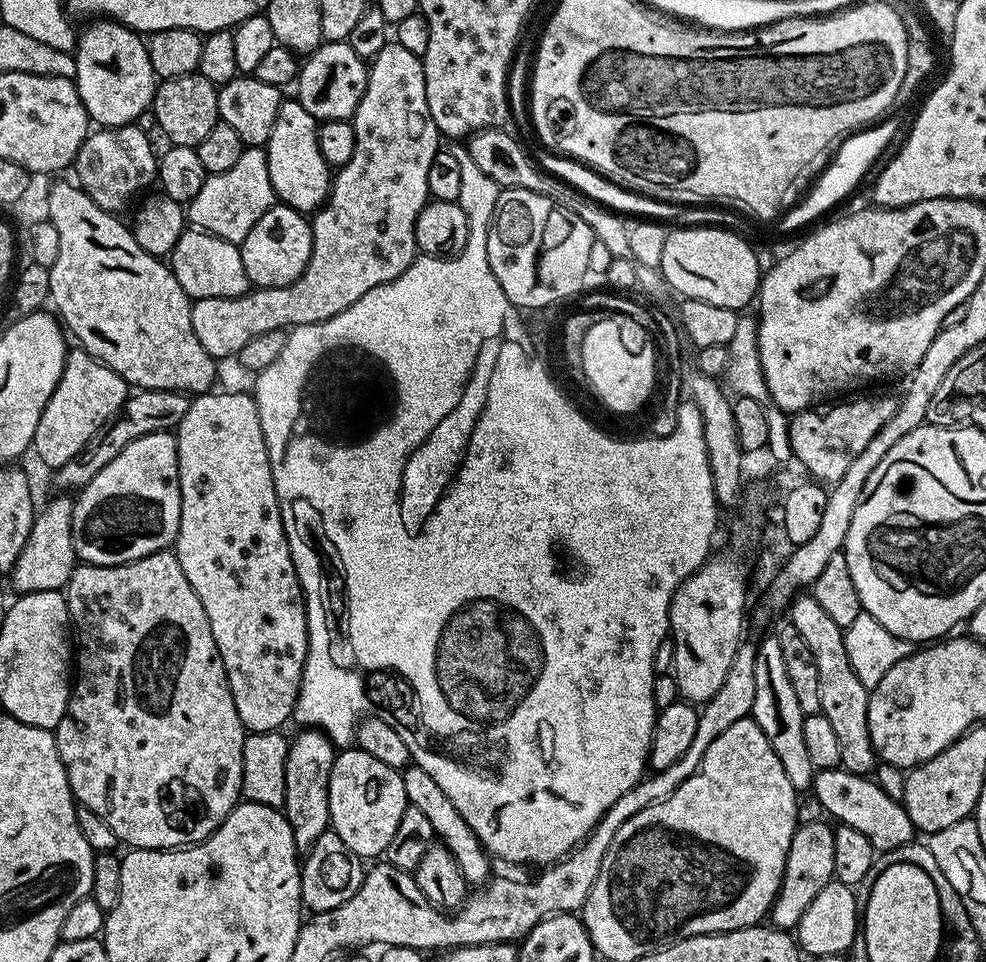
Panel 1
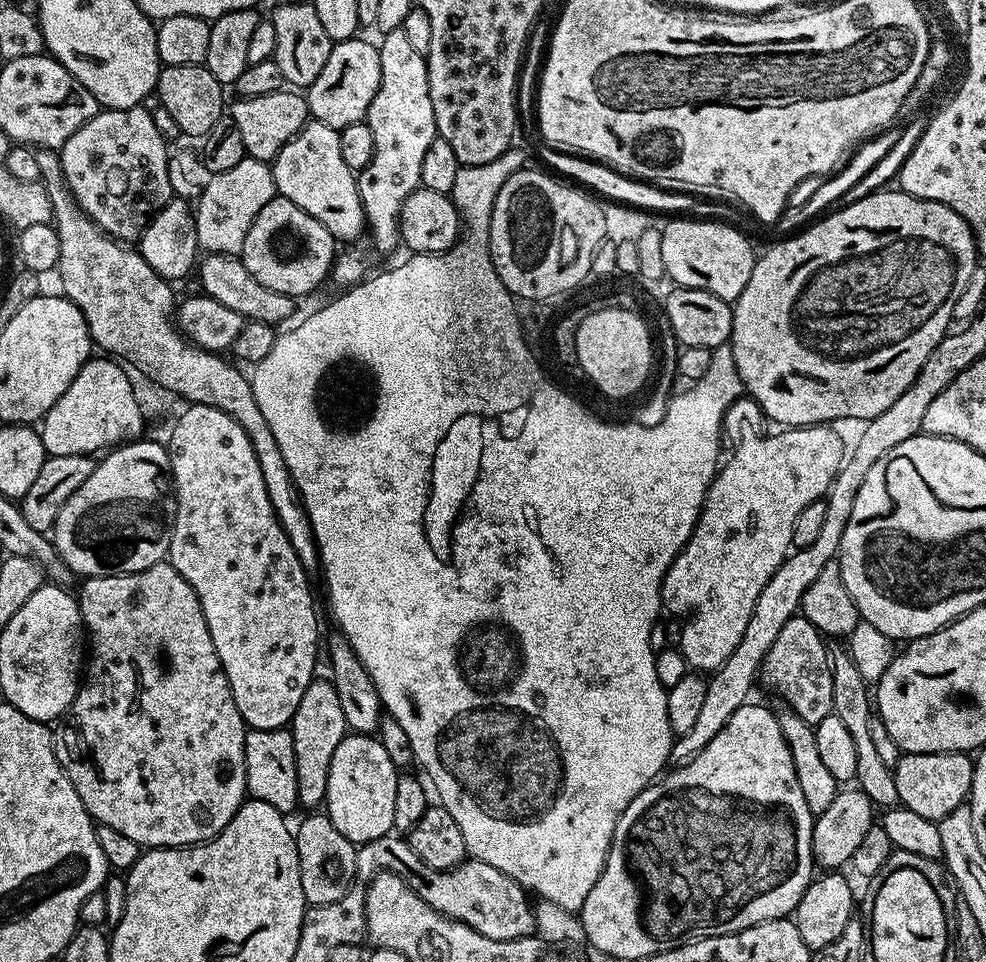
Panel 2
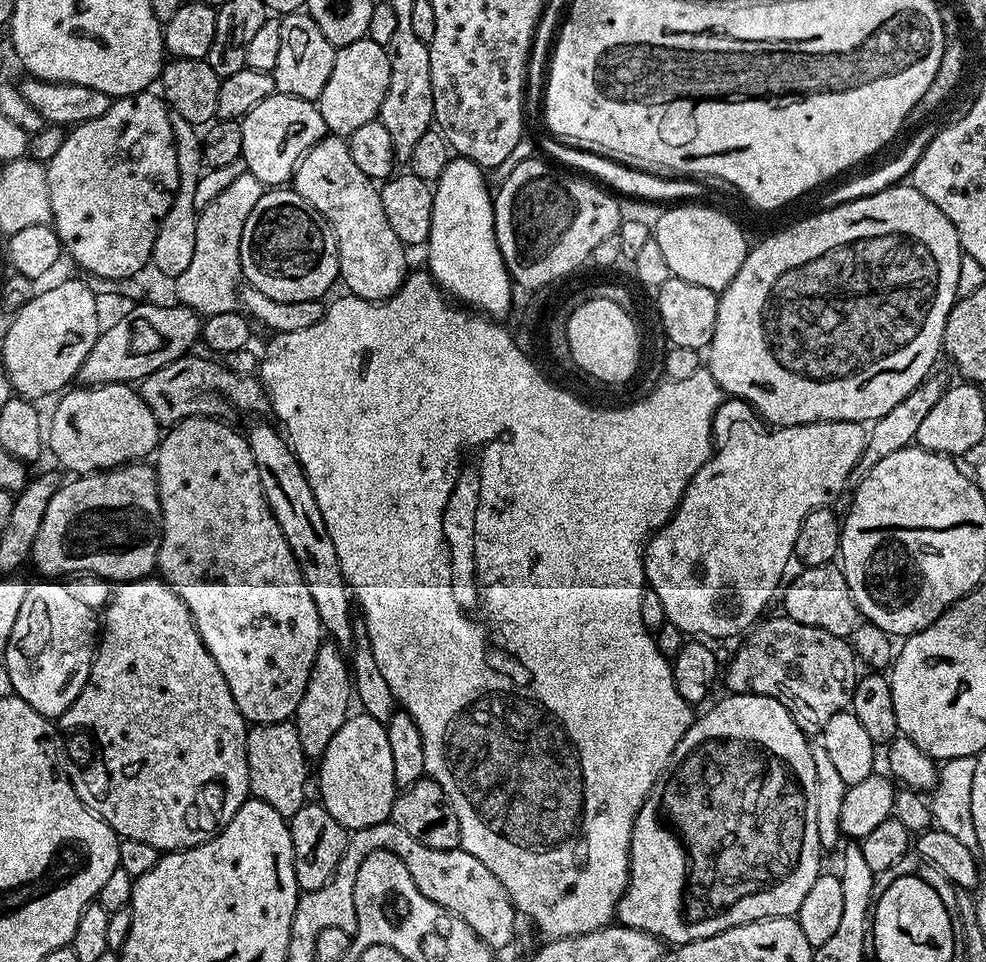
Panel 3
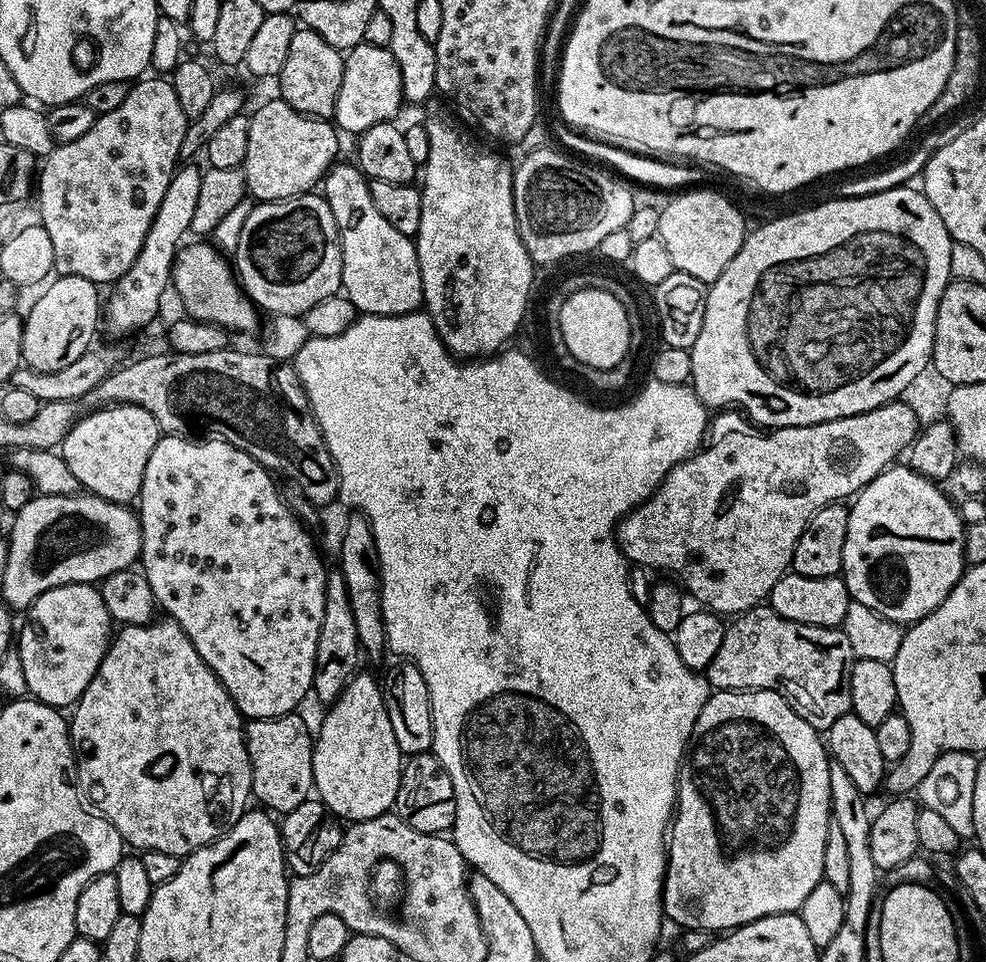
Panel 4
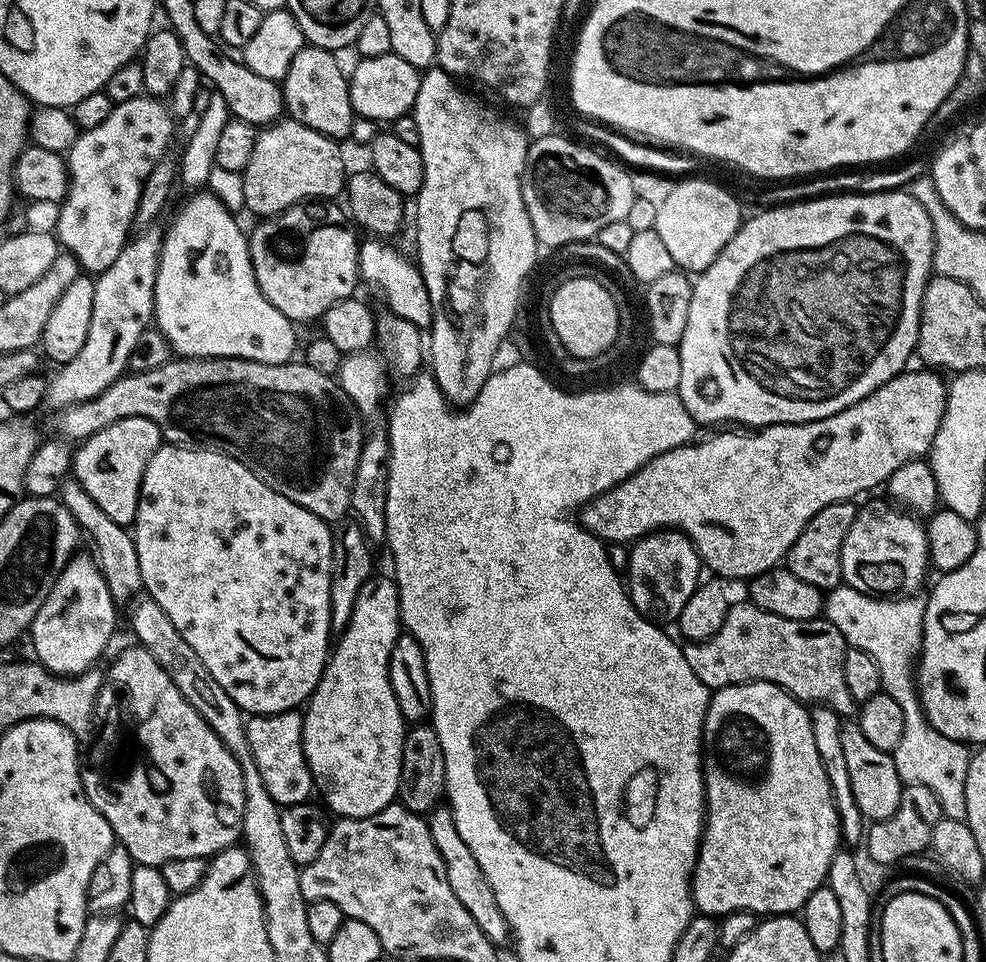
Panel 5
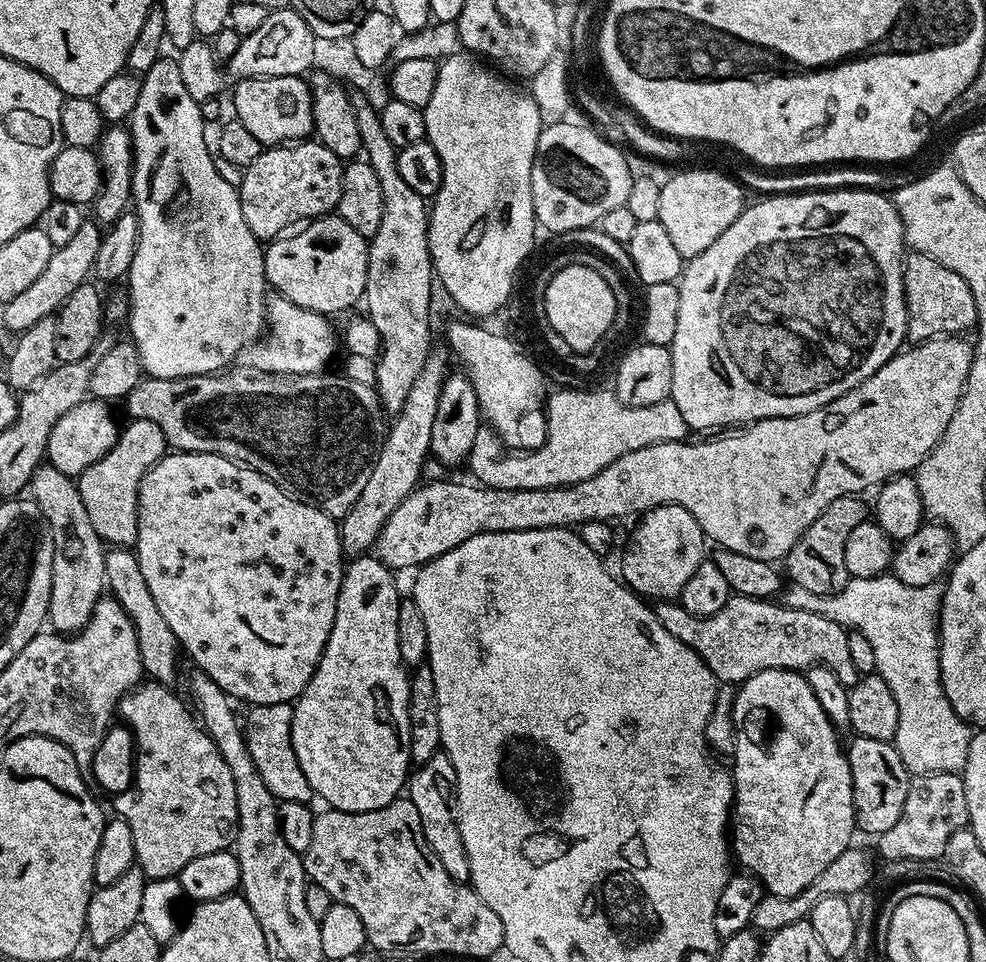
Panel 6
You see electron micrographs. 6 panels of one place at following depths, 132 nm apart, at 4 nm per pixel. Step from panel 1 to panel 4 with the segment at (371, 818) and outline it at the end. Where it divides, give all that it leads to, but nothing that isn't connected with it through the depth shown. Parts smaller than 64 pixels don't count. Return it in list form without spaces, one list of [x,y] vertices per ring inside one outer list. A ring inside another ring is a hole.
[[[323,720],[319,721],[320,733],[317,731],[312,745],[312,757],[314,758],[314,785],[315,795],[320,803],[326,805],[335,816],[344,822],[355,822],[358,820],[369,820],[385,815],[395,805],[398,794],[398,782],[400,781],[400,769],[402,757],[398,750],[398,742],[394,742],[394,729],[390,727],[390,720]]]

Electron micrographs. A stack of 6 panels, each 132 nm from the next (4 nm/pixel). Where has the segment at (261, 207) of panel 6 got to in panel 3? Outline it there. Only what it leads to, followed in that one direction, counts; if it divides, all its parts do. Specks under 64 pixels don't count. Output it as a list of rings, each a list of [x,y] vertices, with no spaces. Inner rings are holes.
[[[274,93],[258,102],[250,114],[240,121],[242,126],[242,157],[247,172],[265,186],[284,186],[296,175],[301,158],[329,135],[319,107],[306,98]]]

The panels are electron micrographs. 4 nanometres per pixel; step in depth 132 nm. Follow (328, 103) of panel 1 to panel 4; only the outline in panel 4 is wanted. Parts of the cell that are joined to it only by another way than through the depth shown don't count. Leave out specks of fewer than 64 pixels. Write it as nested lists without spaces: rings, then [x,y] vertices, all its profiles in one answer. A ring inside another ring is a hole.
[[[359,43],[344,57],[342,90],[338,90],[338,102],[334,124],[341,133],[359,134],[370,126],[386,124],[397,119],[400,104],[405,103],[402,90],[402,74],[391,48],[379,48],[373,44]]]

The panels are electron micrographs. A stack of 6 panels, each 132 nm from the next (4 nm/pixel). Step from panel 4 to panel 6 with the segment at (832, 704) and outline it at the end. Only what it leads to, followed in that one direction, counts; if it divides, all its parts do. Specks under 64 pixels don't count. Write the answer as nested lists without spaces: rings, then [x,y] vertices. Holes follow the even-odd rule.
[[[735,594],[729,596],[718,614],[709,616],[690,614],[690,610],[671,599],[657,599],[654,611],[666,634],[698,653],[720,684],[739,686],[762,670],[807,670],[817,666],[828,668],[845,686],[858,679],[850,659],[849,629],[830,618],[822,618],[822,614]]]

